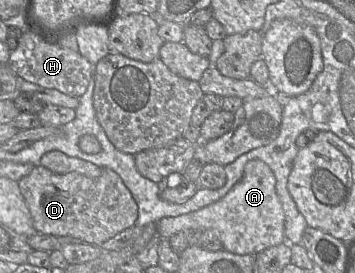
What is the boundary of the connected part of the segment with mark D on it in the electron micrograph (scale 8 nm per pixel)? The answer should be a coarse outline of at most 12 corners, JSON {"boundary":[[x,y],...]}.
{"boundary":[[119,175],[18,181],[37,233],[99,246],[135,225]]}

